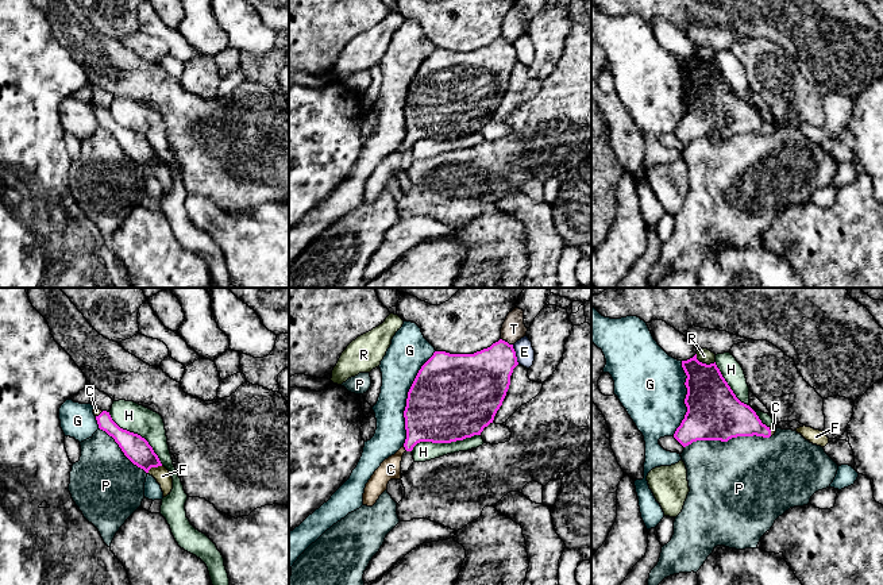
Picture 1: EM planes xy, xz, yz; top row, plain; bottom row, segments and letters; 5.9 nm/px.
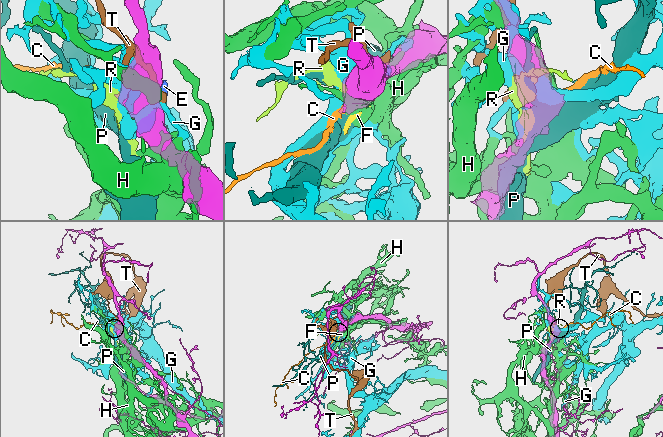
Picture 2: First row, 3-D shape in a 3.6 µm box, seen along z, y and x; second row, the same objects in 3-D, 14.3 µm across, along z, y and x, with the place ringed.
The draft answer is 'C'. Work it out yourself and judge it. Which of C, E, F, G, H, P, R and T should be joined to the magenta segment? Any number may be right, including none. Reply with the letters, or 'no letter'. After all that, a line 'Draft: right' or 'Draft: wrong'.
C
Draft: right

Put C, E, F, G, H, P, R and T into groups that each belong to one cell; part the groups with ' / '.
C / E F / G / H / P / R / T

